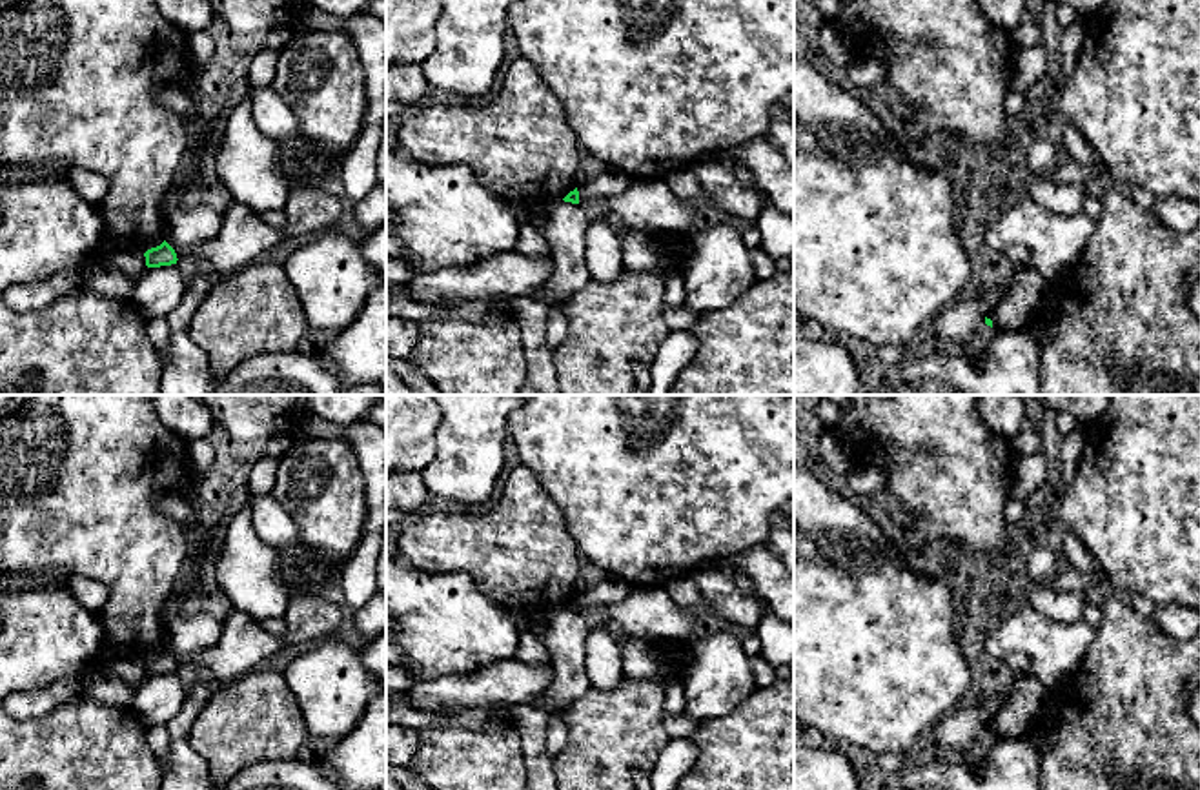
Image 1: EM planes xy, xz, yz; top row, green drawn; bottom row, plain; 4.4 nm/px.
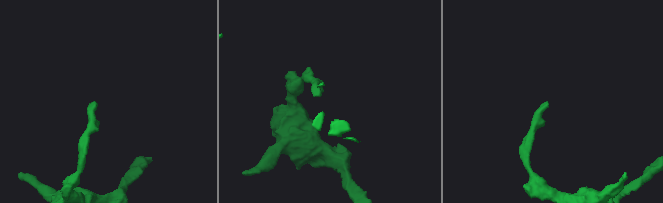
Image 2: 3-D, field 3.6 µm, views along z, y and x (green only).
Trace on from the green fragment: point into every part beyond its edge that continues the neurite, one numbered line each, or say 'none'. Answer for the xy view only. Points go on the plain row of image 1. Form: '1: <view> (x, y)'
none

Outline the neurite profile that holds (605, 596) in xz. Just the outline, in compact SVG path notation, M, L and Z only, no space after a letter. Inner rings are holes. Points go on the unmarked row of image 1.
M608 579L597 584L592 590L581 590L579 599L579 612L588 610L610 610L621 601L625 601L632 592L632 586L623 582L621 579Z

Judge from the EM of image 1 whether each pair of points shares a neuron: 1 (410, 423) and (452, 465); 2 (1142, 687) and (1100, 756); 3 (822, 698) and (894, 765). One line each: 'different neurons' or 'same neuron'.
1: different neurons
2: same neuron
3: different neurons

